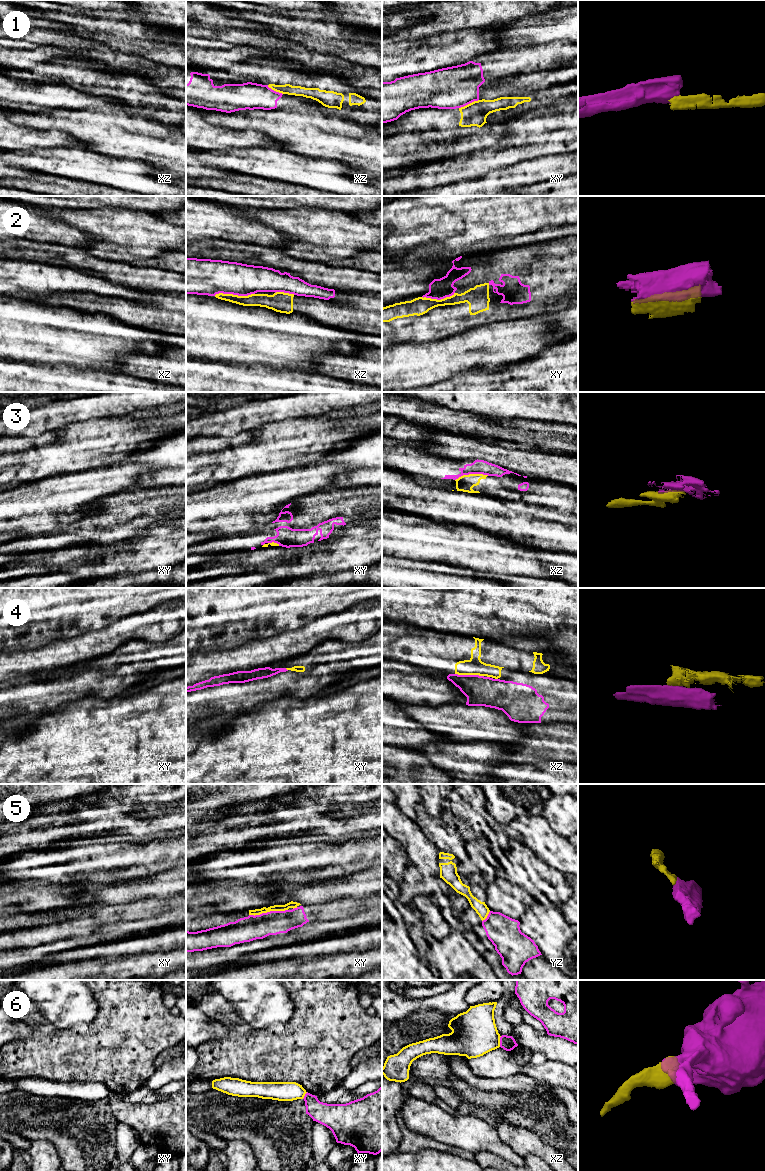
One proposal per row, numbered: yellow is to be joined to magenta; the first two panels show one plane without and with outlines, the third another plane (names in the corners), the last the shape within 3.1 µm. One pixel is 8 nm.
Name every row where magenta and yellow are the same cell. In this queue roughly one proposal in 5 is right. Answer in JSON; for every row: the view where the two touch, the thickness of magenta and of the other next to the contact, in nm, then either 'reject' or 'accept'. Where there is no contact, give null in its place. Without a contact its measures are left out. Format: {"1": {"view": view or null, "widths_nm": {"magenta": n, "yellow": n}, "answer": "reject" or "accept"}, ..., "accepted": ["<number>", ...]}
{"1": {"view": "xy", "widths_nm": {"magenta": 340, "yellow": 190}, "answer": "reject"}, "2": {"view": "xz", "widths_nm": {"magenta": 280, "yellow": 110}, "answer": "reject"}, "3": {"view": "xz", "widths_nm": {"magenta": 110, "yellow": 140}, "answer": "reject"}, "4": {"view": "xz", "widths_nm": {"magenta": 240, "yellow": 140}, "answer": "reject"}, "5": {"view": "xy", "widths_nm": {"magenta": 200, "yellow": 50}, "answer": "reject"}, "6": {"view": "xz", "widths_nm": {"magenta": 120, "yellow": 360}, "answer": "reject"}, "accepted": []}

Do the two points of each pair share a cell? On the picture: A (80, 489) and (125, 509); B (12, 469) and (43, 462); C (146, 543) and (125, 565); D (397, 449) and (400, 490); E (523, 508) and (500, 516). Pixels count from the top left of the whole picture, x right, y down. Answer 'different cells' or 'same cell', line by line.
A: different cells
B: same cell
C: same cell
D: different cells
E: different cells

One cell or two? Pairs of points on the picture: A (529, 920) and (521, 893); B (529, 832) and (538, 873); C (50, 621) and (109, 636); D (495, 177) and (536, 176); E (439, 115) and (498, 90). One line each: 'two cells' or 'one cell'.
A: two cells
B: two cells
C: two cells
D: one cell
E: one cell

